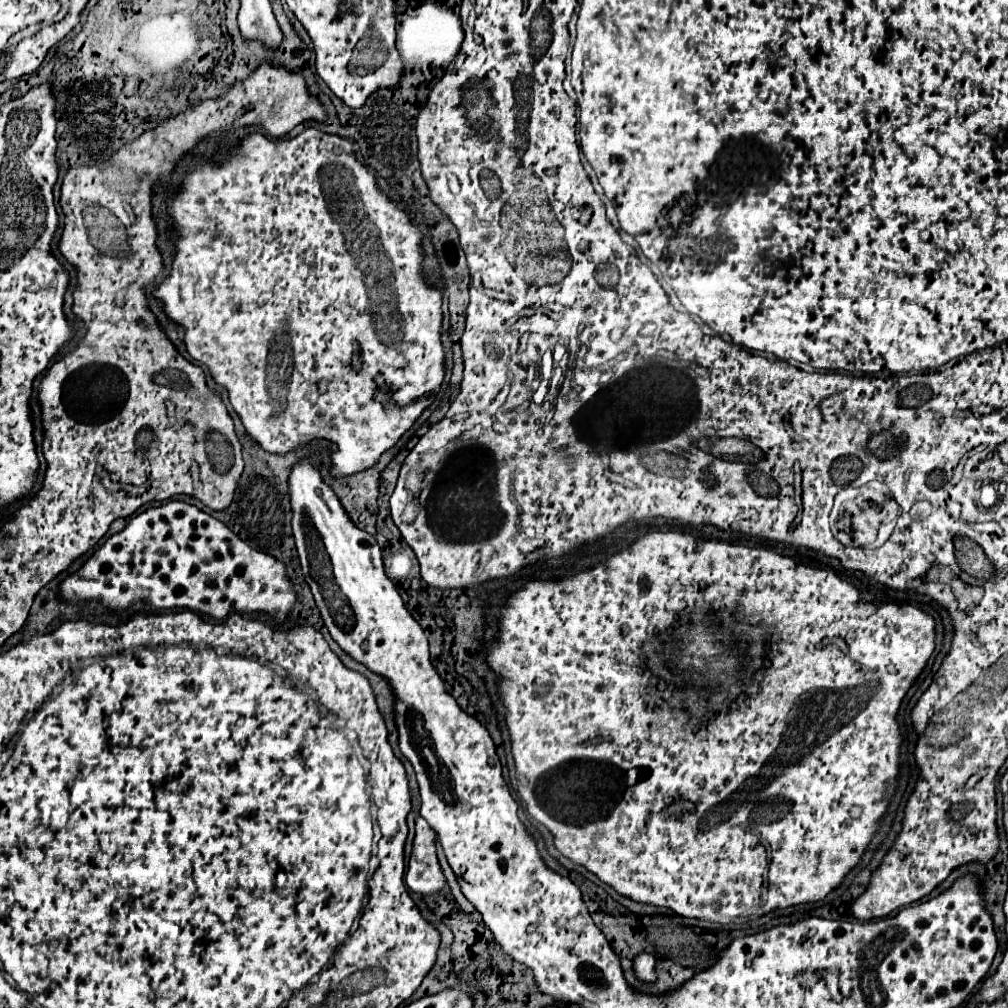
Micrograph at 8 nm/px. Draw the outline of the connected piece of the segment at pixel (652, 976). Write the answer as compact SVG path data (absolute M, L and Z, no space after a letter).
M640 953L632 963L634 975L642 983L654 983L656 981L656 957L650 953Z

